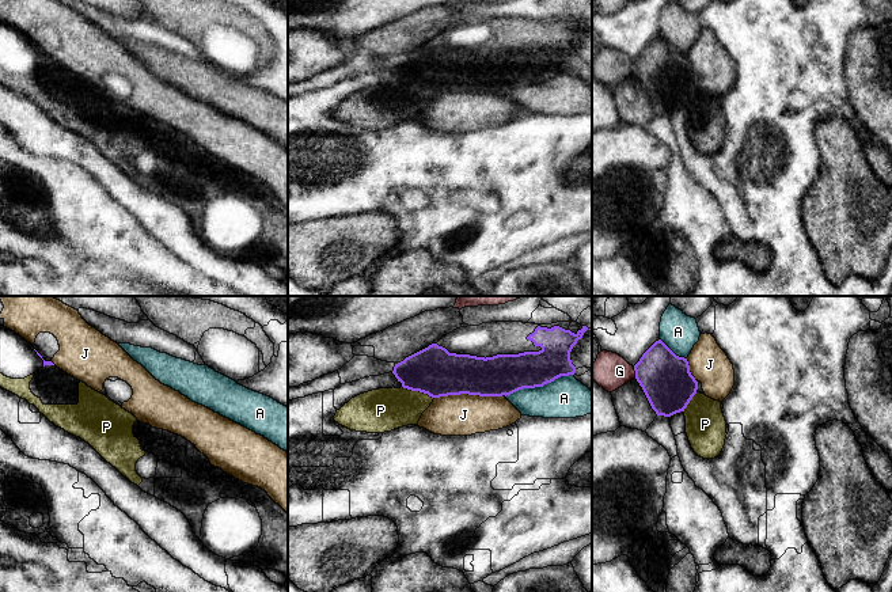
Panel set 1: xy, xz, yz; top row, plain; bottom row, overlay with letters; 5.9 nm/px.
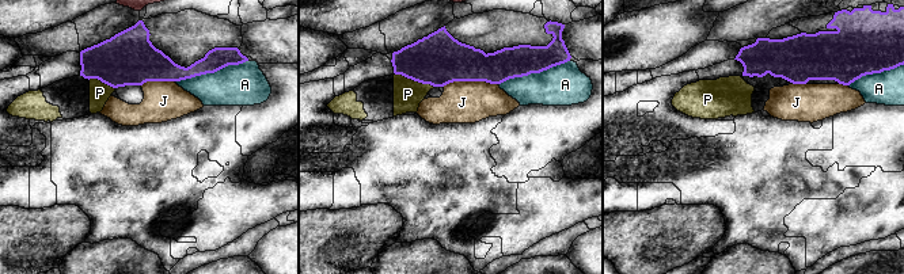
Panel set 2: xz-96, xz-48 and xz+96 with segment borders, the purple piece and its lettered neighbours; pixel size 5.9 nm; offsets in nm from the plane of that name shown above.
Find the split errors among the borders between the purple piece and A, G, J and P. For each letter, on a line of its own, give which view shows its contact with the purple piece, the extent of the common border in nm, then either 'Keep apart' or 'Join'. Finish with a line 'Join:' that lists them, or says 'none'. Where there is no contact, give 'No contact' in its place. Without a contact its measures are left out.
A: Touches purple in xz. Shared border 460 nm. Keep apart
G: Touches purple in yz. Shared border 70 nm. Keep apart
J: Touches purple in xz. Shared border 400 nm. Keep apart
P: Touches purple in xz. Shared border 200 nm. Keep apart
Join: none

